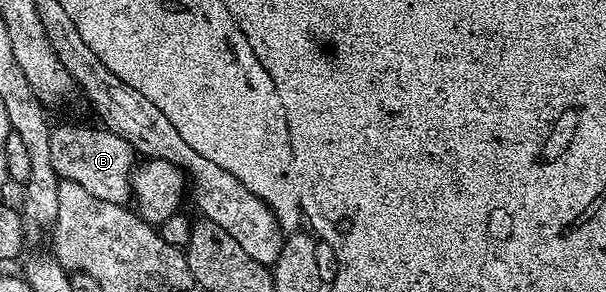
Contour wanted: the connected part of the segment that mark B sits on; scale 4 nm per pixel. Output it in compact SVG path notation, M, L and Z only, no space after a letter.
M54 124L50 129L52 166L59 180L76 182L88 194L104 198L104 202L125 205L131 199L130 175L134 172L136 153L120 134L103 126L81 128L78 124Z

